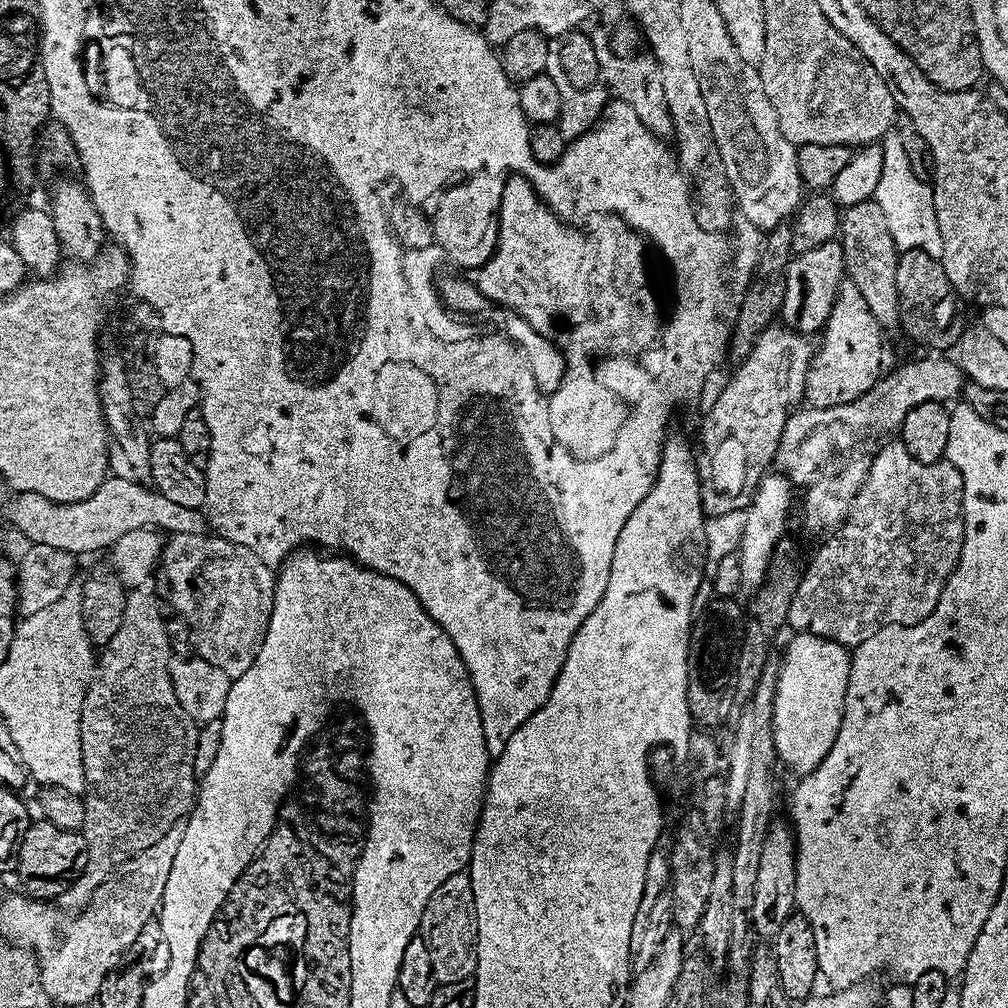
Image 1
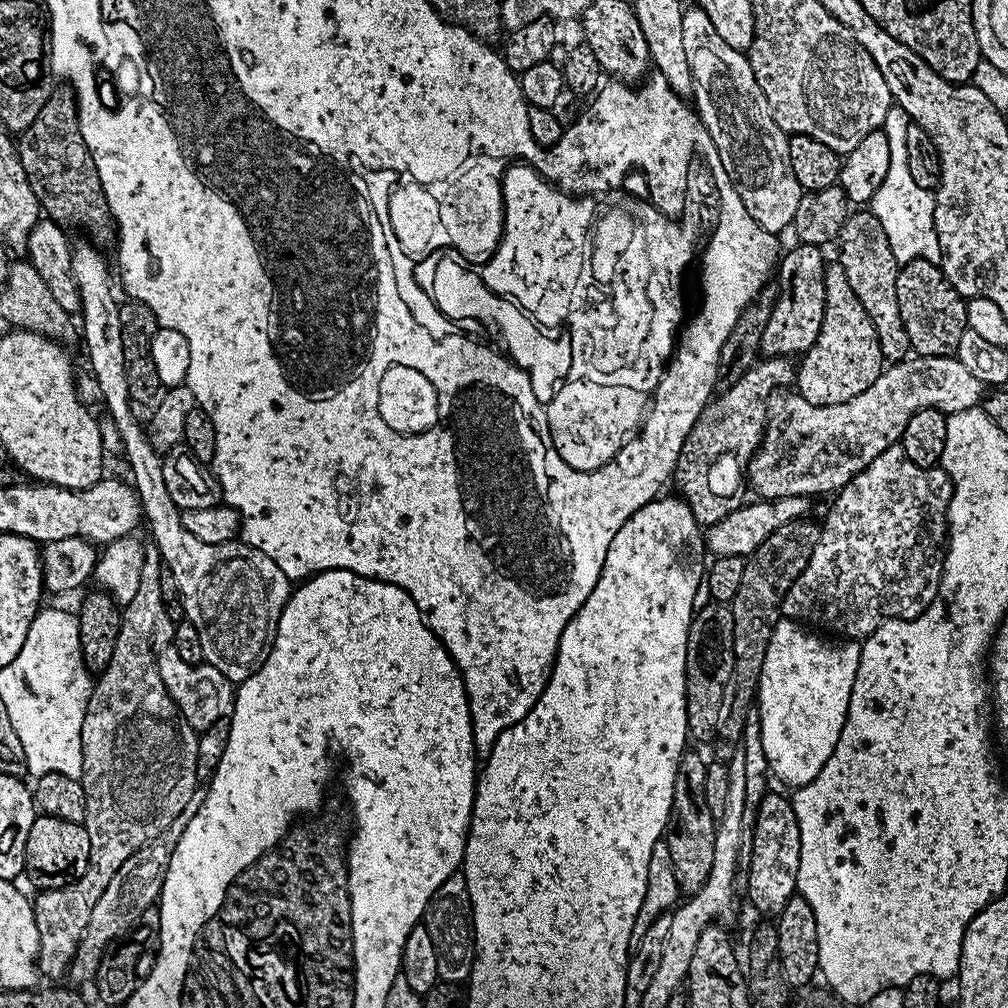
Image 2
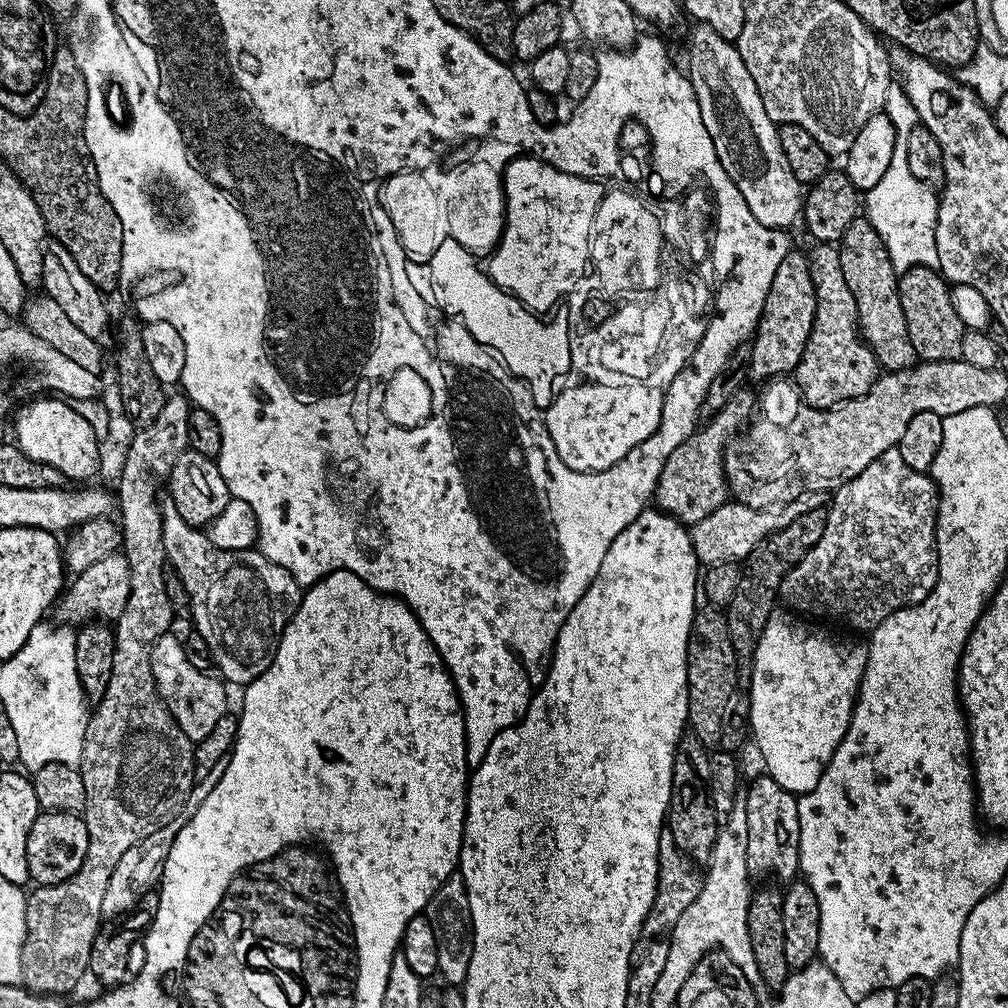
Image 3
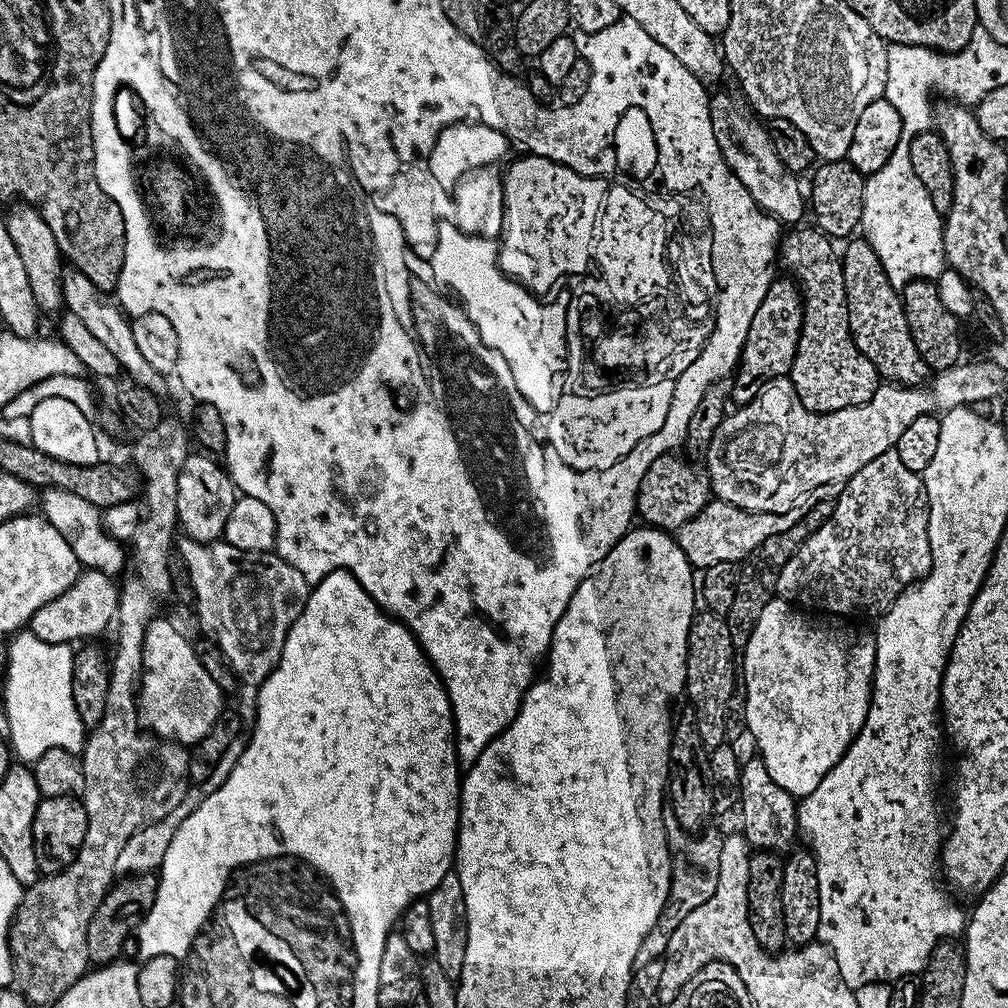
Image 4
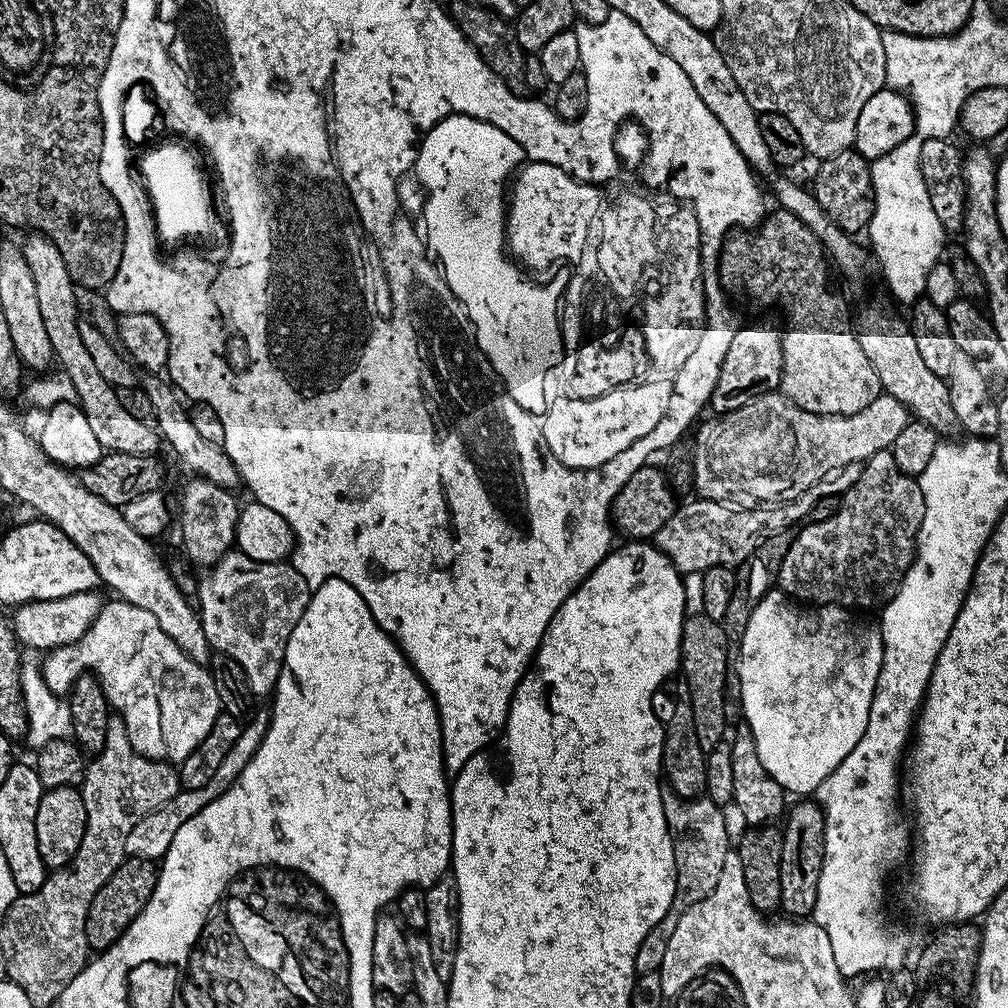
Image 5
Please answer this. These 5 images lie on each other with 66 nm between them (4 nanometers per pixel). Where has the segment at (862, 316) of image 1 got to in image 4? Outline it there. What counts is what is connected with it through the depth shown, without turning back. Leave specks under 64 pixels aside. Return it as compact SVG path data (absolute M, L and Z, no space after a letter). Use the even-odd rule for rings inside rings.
M796 226L783 237L779 259L800 286L804 321L790 379L796 397L812 412L833 412L870 402L878 387L876 367L854 346L848 325L848 295L841 253L833 241L815 227Z

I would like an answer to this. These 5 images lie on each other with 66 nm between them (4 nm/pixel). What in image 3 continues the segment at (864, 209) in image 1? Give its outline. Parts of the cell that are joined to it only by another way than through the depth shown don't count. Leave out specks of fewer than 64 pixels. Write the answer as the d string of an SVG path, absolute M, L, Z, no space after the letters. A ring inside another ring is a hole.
M867 218L850 222L846 234L838 241L840 265L856 299L860 338L874 354L884 372L900 372L917 363L918 357L906 334L906 314L902 314L898 273L891 264L890 254L877 230Z

